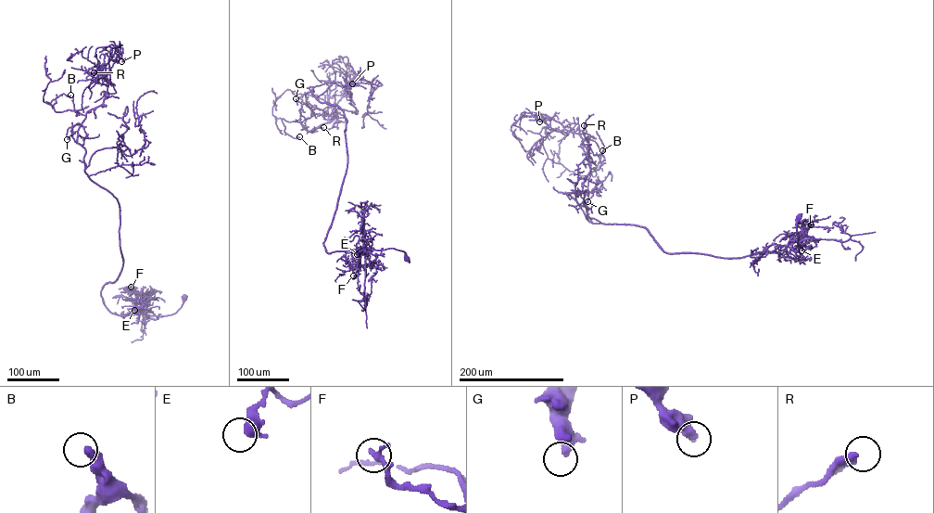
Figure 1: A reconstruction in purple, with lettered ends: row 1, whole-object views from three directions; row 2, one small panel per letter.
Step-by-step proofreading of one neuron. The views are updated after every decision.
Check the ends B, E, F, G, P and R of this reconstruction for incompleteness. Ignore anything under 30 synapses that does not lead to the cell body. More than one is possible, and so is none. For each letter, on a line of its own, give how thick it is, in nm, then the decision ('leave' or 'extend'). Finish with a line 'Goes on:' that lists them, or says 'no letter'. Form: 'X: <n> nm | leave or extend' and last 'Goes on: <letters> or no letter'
B: 400 nm | leave
E: 500 nm | leave
F: 160 nm | leave
G: 440 nm | leave
P: 320 nm | leave
R: 360 nm | leave
Goes on: no letter

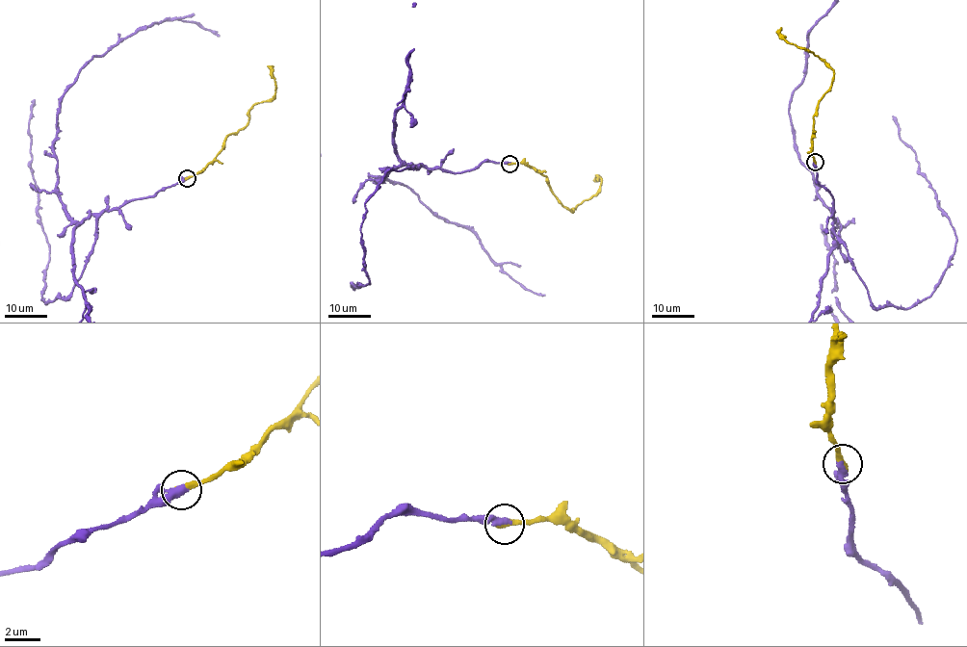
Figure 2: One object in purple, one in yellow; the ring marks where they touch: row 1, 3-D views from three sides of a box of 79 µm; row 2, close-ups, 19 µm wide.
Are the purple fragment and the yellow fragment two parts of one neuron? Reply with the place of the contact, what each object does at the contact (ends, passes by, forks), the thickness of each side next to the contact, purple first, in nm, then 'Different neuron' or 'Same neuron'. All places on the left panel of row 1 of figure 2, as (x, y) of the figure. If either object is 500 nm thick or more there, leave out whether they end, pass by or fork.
Place: (187, 178). At the ring purple ends. At the ring yellow ends. Thickness 480 nm (purple) against 360 nm. Same neuron

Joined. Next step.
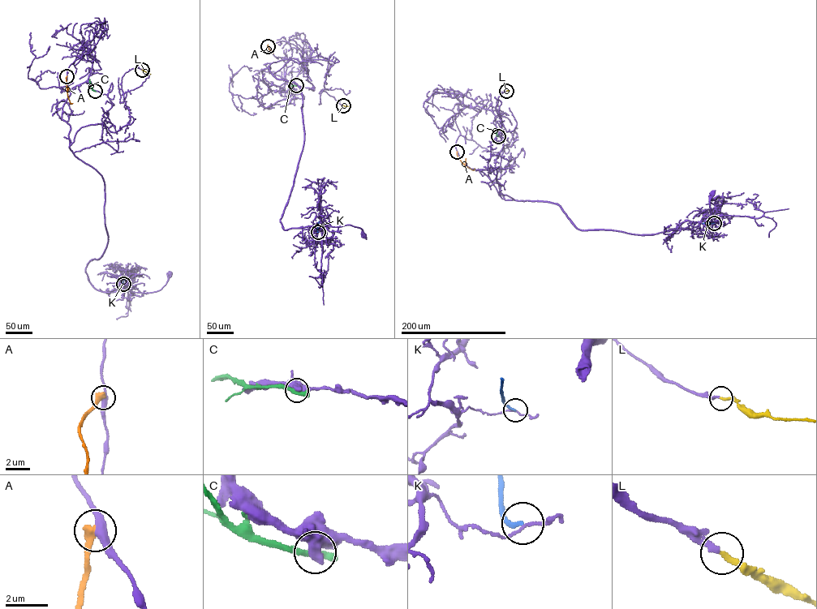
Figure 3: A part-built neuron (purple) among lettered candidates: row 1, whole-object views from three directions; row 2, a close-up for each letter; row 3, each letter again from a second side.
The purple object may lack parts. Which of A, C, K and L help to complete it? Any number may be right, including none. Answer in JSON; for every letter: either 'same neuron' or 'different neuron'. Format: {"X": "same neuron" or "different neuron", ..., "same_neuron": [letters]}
{"A": "different neuron", "C": "different neuron", "K": "different neuron", "L": "same neuron", "same_neuron": ["L"]}

